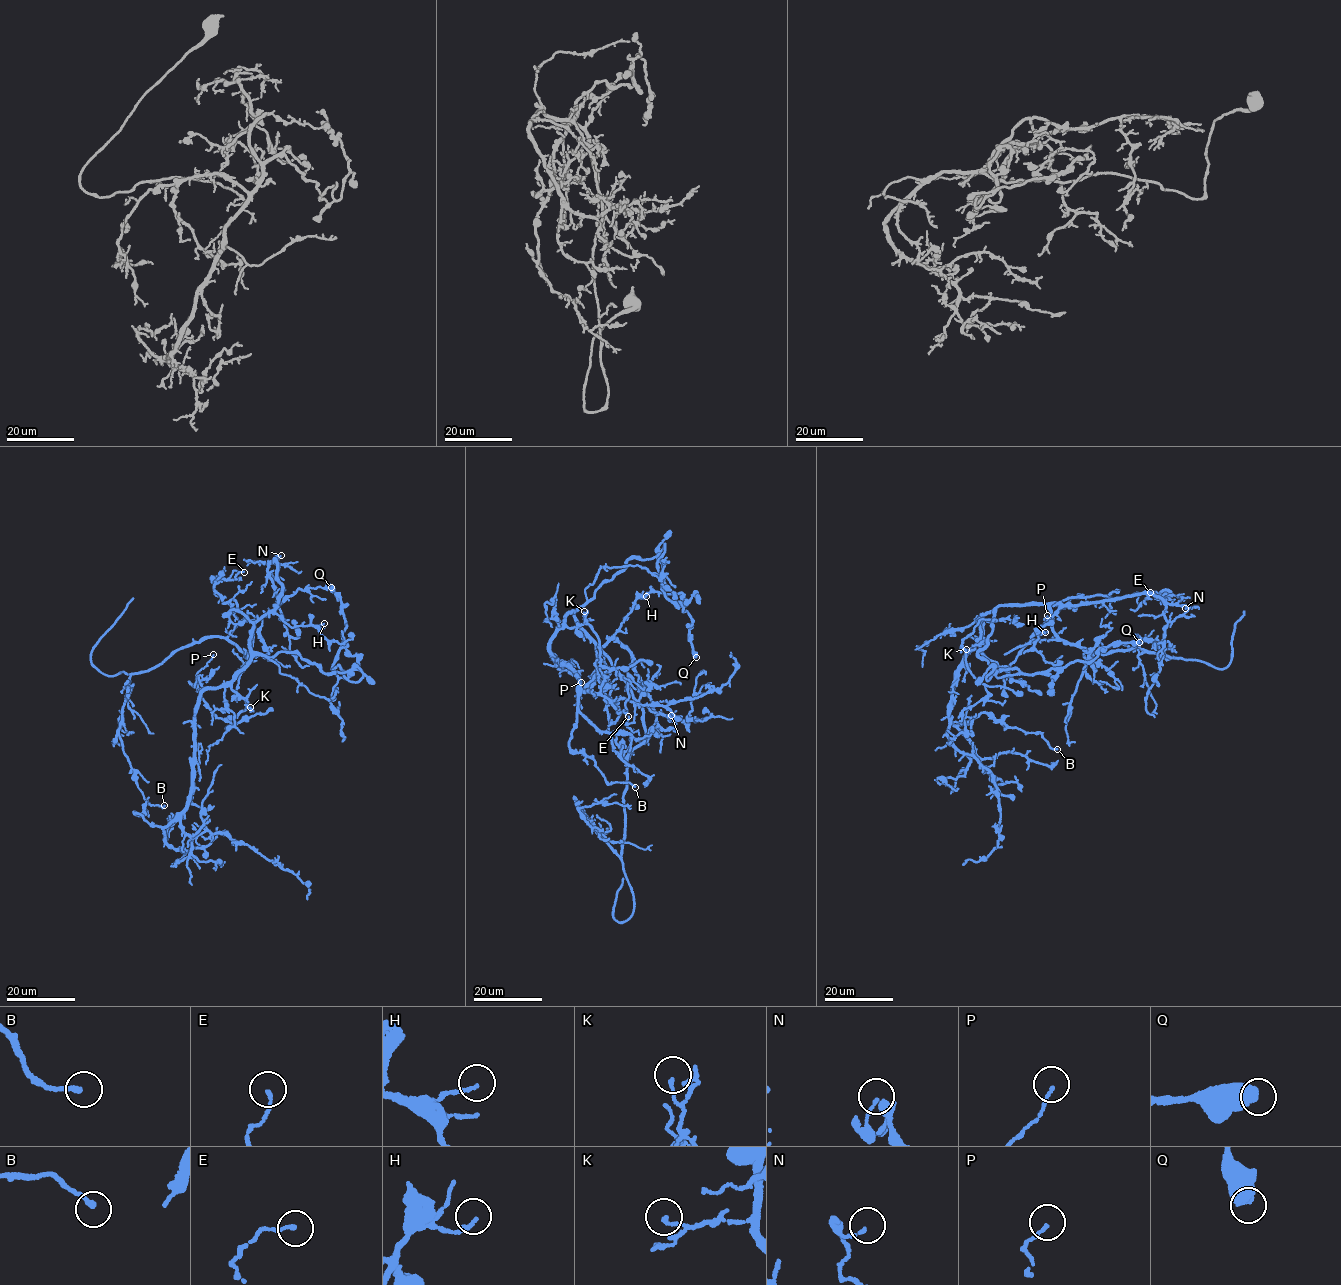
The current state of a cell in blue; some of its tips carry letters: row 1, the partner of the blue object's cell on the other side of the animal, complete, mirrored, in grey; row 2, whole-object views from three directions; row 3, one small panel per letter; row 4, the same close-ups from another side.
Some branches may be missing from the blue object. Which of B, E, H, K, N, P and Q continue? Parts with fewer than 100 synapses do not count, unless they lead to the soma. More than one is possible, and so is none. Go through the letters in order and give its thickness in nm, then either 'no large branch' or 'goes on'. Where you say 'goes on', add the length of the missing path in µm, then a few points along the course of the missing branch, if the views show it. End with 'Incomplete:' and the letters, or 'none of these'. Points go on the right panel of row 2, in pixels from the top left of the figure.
B: 170 nm thick; no large branch
E: 120 nm thick; no large branch
H: 140 nm thick; no large branch
K: 130 nm thick; no large branch
N: 120 nm thick; no large branch
P: 110 nm thick; no large branch
Q: 700 nm thick; no large branch
Incomplete: none of these

